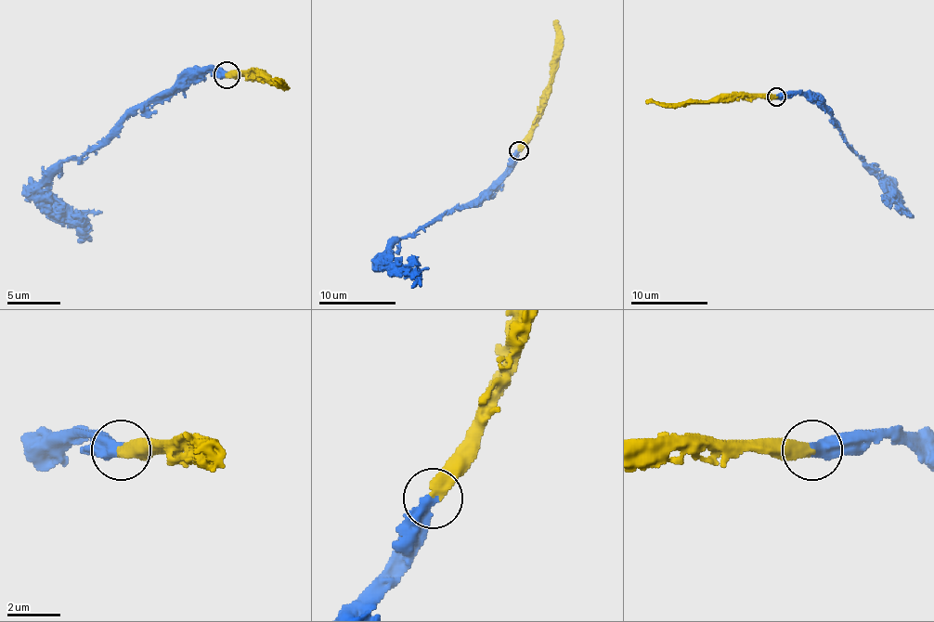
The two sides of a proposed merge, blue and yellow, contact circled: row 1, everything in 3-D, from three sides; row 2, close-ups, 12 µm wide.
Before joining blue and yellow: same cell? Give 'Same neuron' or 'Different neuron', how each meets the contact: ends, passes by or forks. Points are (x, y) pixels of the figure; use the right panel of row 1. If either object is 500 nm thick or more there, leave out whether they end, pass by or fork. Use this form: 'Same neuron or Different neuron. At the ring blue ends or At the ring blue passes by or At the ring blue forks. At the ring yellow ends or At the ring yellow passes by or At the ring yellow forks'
Same neuron

